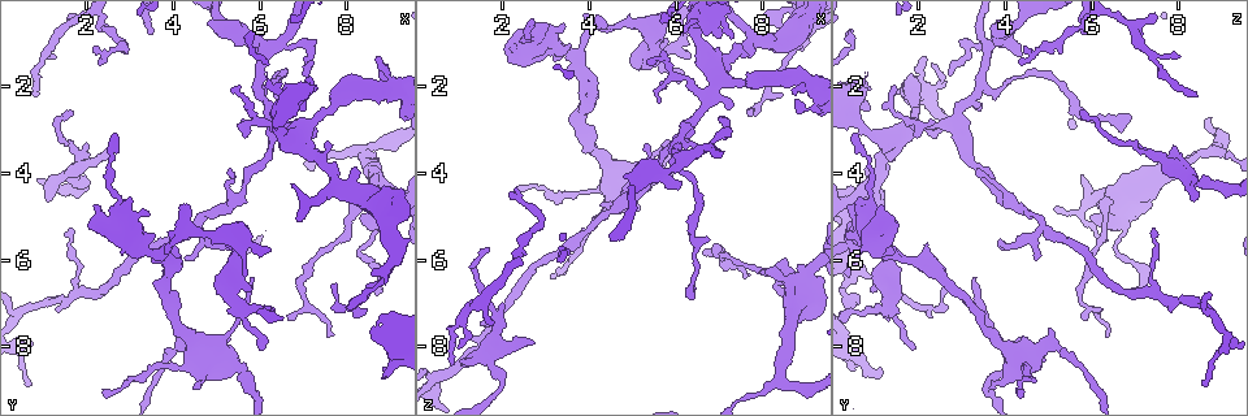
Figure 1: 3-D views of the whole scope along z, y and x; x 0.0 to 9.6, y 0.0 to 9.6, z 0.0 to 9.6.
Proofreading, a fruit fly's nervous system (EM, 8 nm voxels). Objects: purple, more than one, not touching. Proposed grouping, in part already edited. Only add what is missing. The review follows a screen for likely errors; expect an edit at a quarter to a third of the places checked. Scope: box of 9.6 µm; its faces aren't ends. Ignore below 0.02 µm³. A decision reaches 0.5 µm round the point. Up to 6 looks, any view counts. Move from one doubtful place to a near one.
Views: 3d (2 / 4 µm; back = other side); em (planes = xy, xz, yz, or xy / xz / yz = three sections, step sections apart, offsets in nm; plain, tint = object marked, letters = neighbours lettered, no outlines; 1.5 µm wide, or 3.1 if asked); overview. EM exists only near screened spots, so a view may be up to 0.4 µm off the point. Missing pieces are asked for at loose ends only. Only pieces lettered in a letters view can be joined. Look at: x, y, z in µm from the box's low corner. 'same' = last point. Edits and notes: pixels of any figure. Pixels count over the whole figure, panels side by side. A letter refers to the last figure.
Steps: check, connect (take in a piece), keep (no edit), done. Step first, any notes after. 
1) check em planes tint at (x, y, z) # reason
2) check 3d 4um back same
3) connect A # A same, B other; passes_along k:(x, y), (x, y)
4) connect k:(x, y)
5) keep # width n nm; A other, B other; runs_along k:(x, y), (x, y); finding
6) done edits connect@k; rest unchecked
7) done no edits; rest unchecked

check em xz step 8 tint at (1.65, 2.60, 5.80) # tapers out

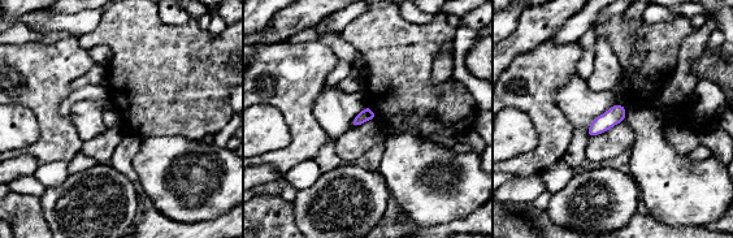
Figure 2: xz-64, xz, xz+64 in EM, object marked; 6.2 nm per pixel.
check em planes letters same # cut it another way

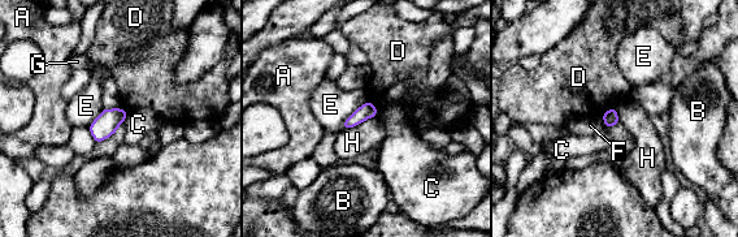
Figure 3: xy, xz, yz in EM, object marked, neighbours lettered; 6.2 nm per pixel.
keep # A other, B other, C other, D other, E other, F other, G other, H other; none of them fits

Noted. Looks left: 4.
check em yz step 8 letters at (4.20, 7.60, 5.05) # branch stops here

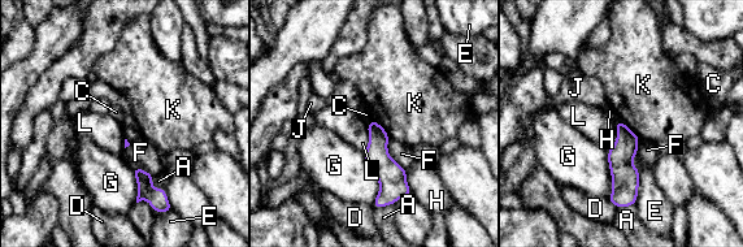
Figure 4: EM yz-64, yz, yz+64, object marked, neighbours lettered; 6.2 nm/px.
keep # width 130 nm; A other, C other, D other, E other, F other, G other, H other, J other, K other, L other; none of them fits

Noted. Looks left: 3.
check em planes letters at (8.90, 8.50, 1.05) # branch stops here

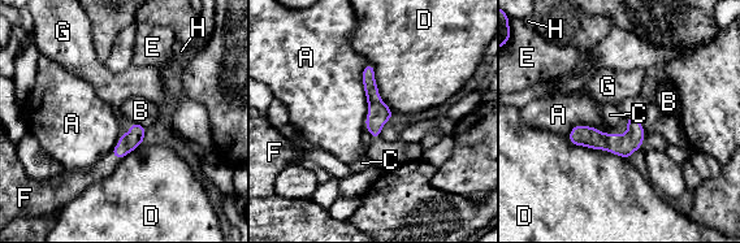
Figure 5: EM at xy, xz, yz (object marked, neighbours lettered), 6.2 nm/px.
connect F # A other, B other, C other, D other, E other, F same, G other, H other; passes_along 5:(128, 142), (116, 156), (82, 178); the cell continues

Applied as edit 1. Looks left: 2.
done edits connect@5; rest unchecked

